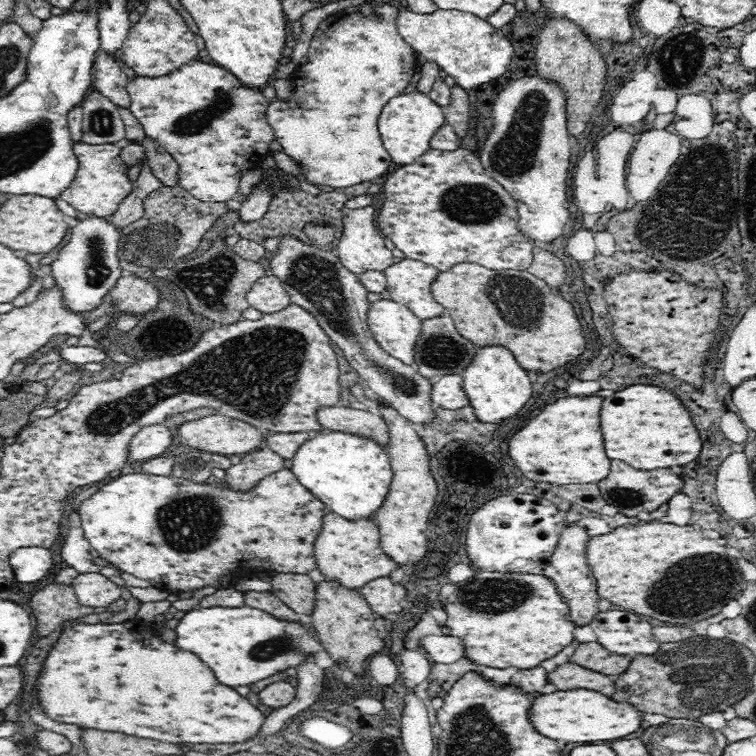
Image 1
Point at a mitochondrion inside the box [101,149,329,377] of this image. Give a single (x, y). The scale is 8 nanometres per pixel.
(208, 281)

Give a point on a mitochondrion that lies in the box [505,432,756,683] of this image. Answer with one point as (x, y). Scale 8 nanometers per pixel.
(689, 588)

